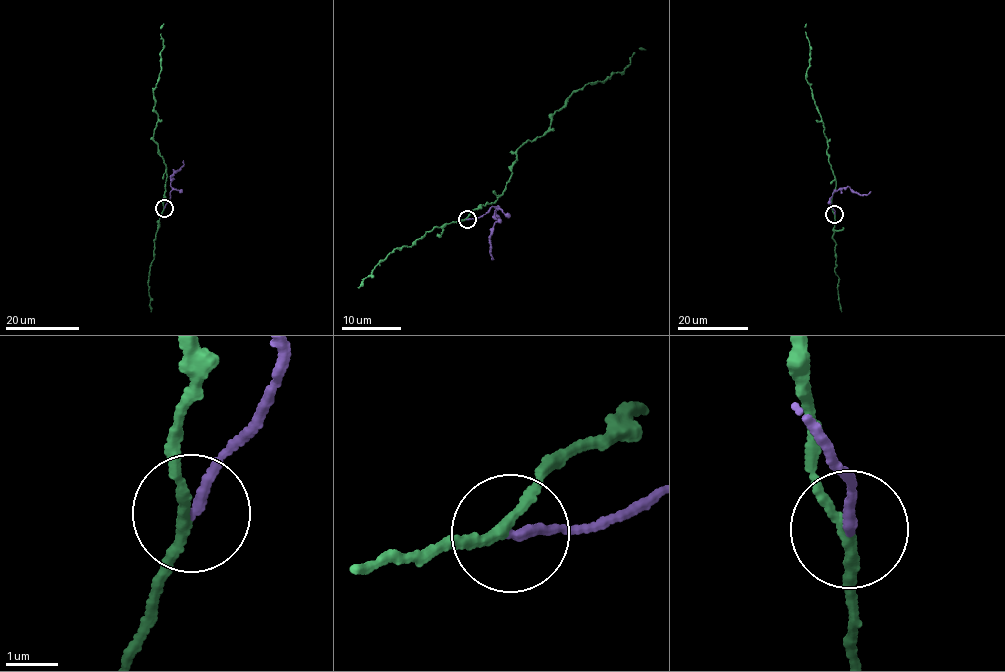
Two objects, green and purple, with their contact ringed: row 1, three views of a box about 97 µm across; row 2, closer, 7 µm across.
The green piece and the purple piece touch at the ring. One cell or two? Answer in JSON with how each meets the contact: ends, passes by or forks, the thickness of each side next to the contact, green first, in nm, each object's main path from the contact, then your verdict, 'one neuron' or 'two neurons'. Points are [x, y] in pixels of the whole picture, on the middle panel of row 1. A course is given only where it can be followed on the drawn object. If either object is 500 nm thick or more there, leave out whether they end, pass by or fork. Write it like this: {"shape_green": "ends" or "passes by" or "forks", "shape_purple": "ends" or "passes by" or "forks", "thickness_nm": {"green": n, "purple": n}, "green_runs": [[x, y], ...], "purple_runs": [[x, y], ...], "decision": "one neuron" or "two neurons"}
{"shape_green": "passes by", "shape_purple": "ends", "thickness_nm": {"green": 170, "purple": 170}, "green_runs": [[467, 220], [505, 191], [516, 149], [549, 129], [553, 113], [576, 90], [620, 72], [634, 52], [646, 50]], "purple_runs": [[467, 220], [480, 217], [491, 206], [496, 207], [496, 222], [490, 234], [492, 259]], "decision": "two neurons"}

